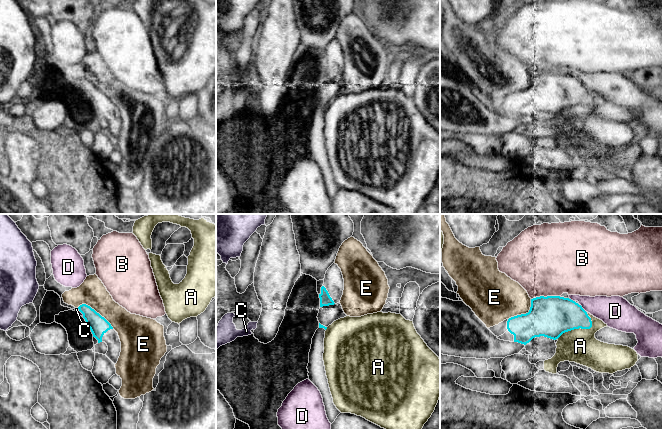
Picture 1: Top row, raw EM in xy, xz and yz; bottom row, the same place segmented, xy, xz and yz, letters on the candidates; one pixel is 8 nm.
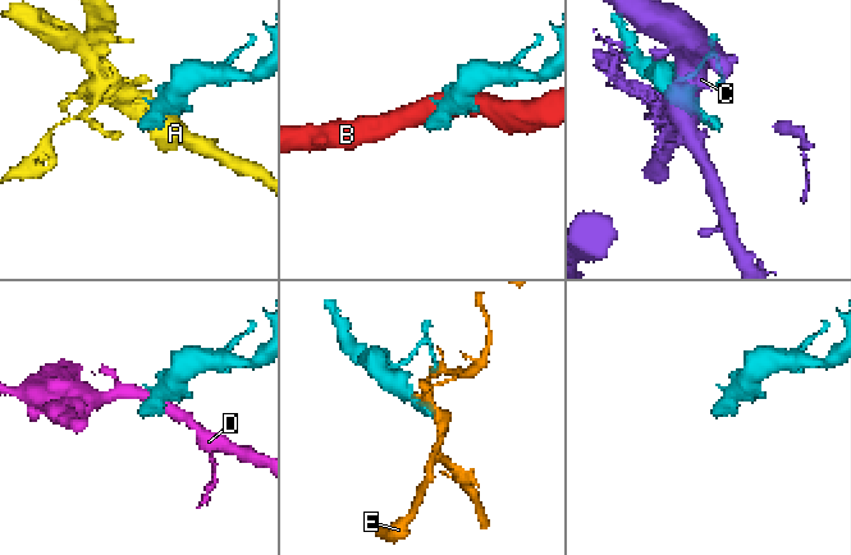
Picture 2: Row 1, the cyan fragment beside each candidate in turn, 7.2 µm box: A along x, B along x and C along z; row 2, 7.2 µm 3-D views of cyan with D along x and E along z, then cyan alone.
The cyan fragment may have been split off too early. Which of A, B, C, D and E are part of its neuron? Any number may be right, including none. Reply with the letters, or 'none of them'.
none of them

